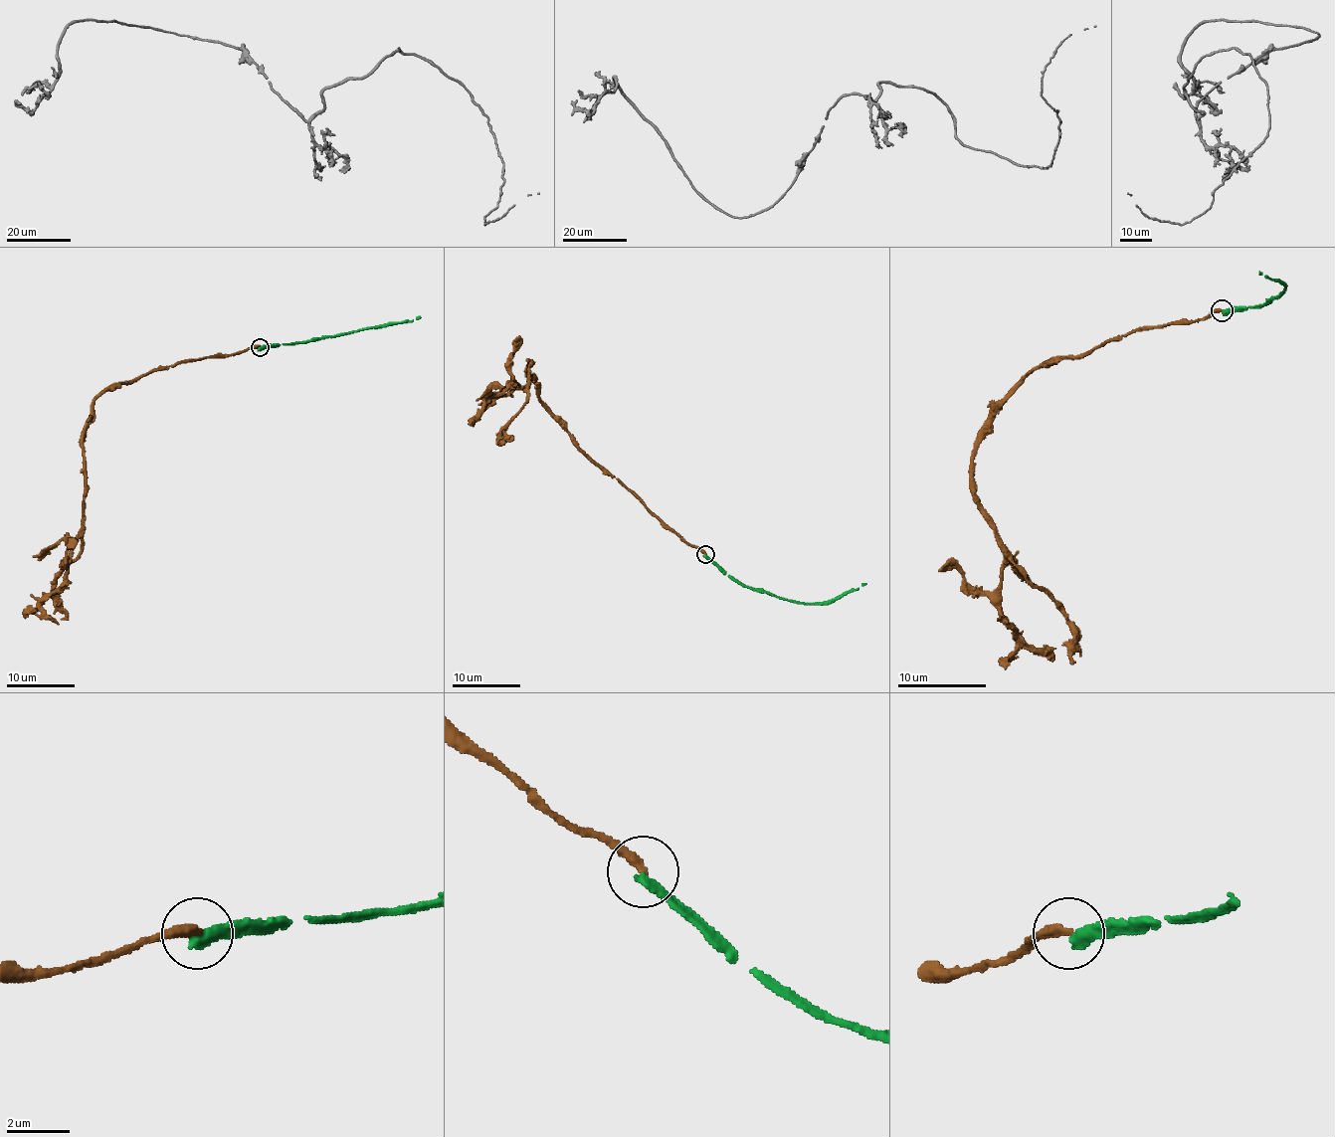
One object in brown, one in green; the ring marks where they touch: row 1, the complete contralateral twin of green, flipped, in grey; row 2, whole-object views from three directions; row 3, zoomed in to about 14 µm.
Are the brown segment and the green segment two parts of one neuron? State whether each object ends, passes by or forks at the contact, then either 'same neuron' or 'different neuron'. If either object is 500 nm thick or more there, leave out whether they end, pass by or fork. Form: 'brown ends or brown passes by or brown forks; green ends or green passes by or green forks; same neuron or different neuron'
brown ends; green ends; different neuron

